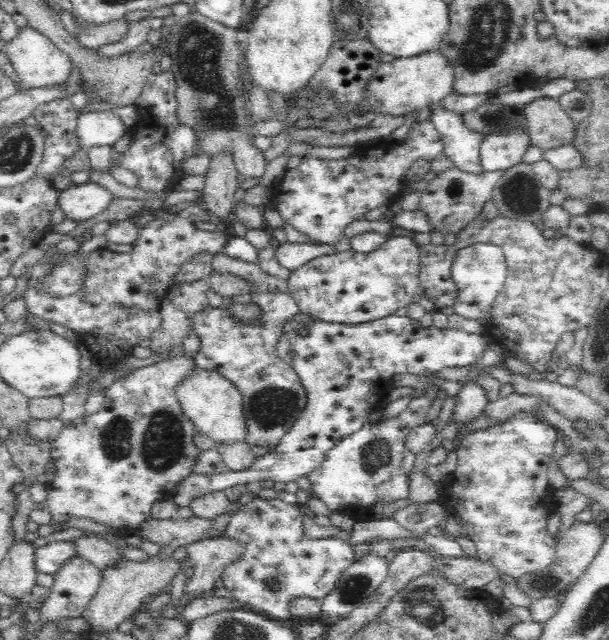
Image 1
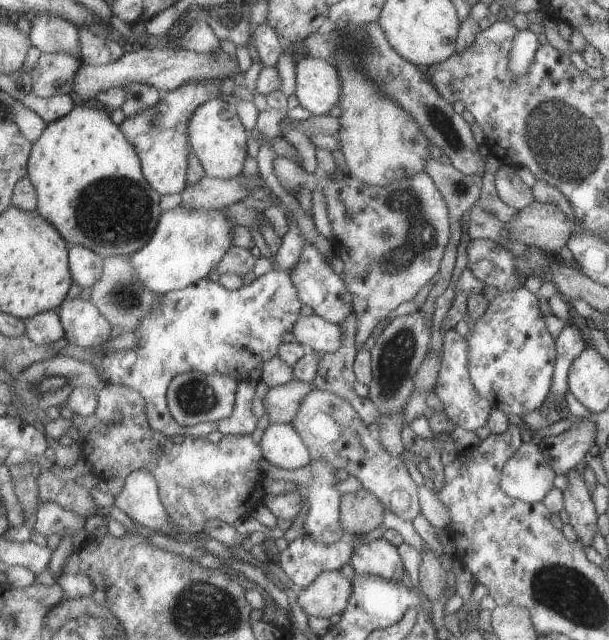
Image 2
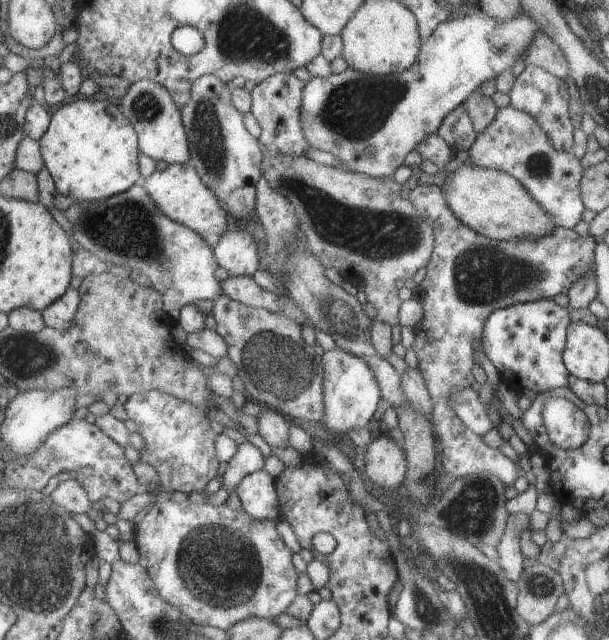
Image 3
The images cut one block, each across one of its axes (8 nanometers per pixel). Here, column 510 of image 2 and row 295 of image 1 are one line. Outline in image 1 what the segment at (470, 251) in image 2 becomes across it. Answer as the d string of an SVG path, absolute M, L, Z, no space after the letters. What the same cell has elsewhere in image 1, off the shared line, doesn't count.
M253 292L252 301L262 308L263 313L259 316L262 325L247 326L234 322L221 308L208 306L195 312L191 316L190 328L197 335L199 349L193 359L200 369L220 373L240 390L248 427L245 442L250 446L266 446L271 449L291 430L307 404L306 391L296 371L280 359L274 348L283 334L282 323L291 320L299 309L287 292Z

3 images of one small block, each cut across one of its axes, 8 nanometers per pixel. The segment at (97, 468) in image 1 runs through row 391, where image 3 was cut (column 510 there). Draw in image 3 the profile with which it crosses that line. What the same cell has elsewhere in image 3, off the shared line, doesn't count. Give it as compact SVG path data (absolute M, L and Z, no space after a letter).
M510 105L499 108L483 132L476 133L476 139L467 151L471 166L503 171L512 176L539 204L539 208L551 216L557 227L571 229L582 220L584 206L580 198L579 181L583 168L579 158L573 152L555 150L543 128L527 112L515 110Z

